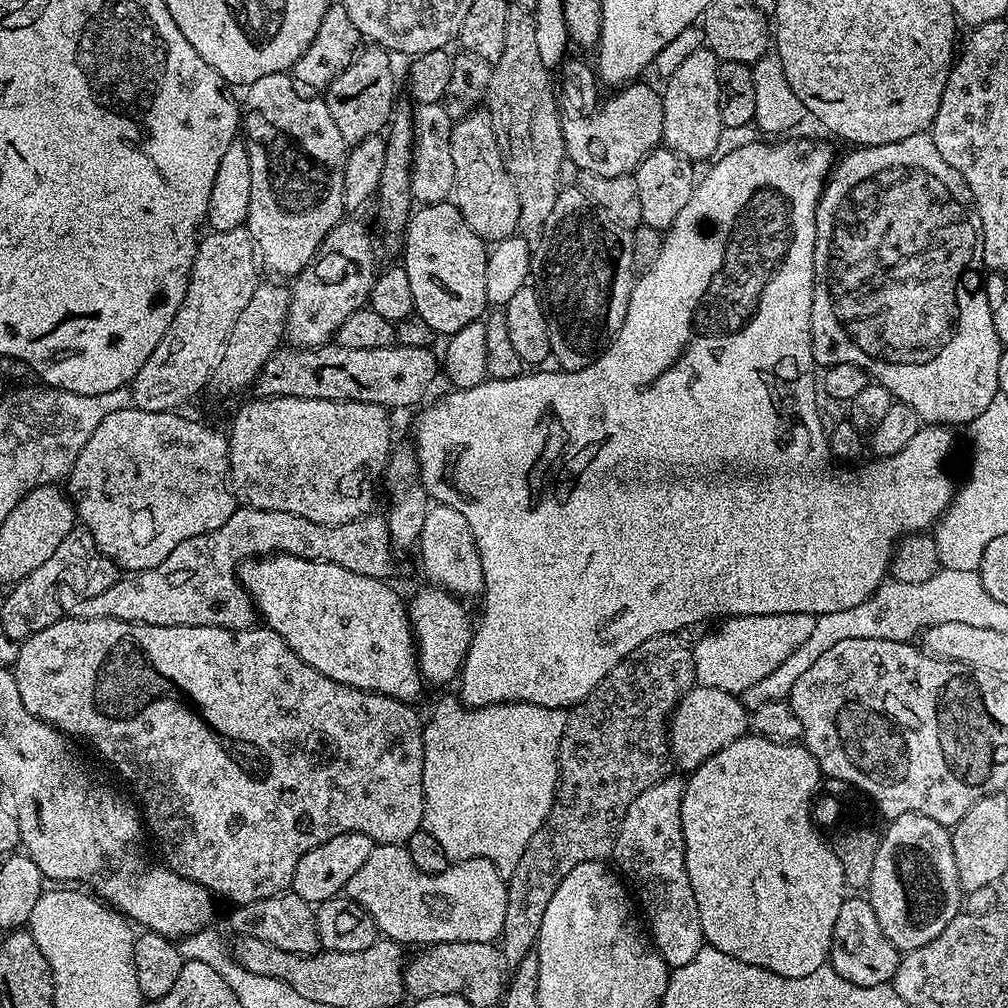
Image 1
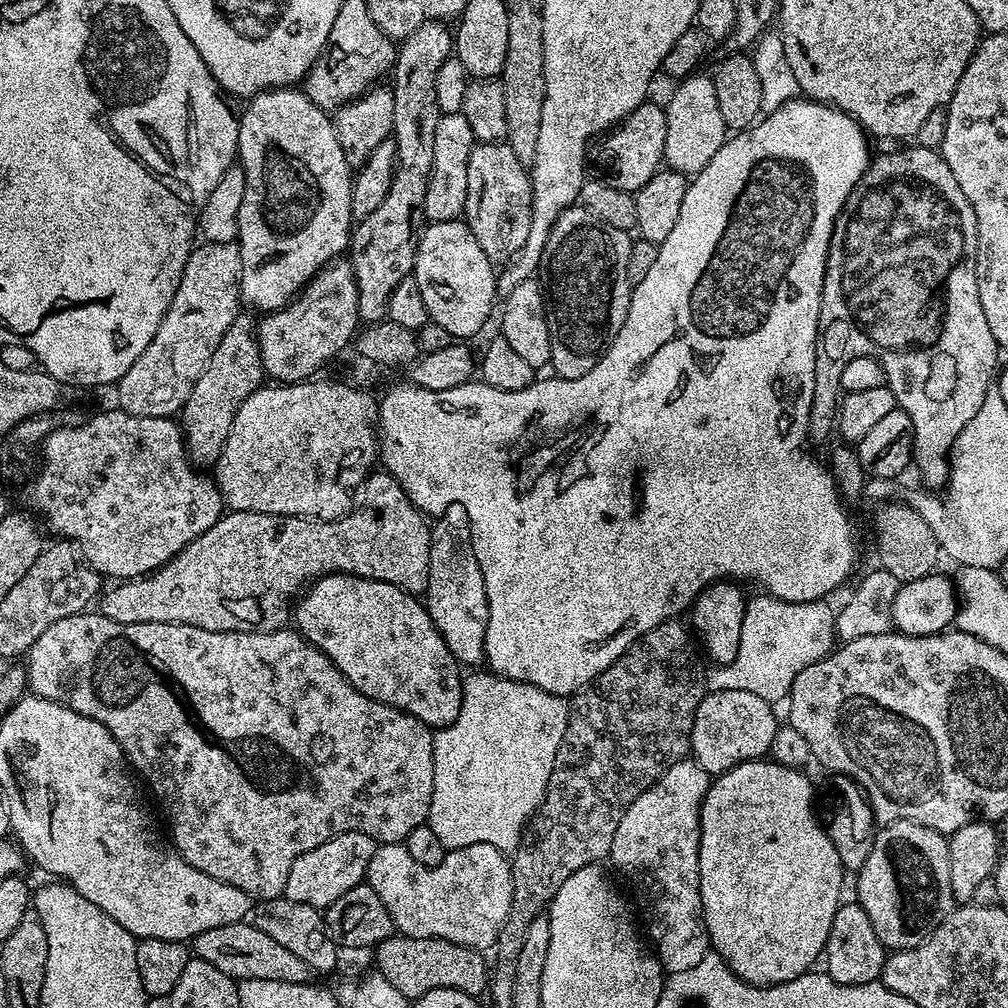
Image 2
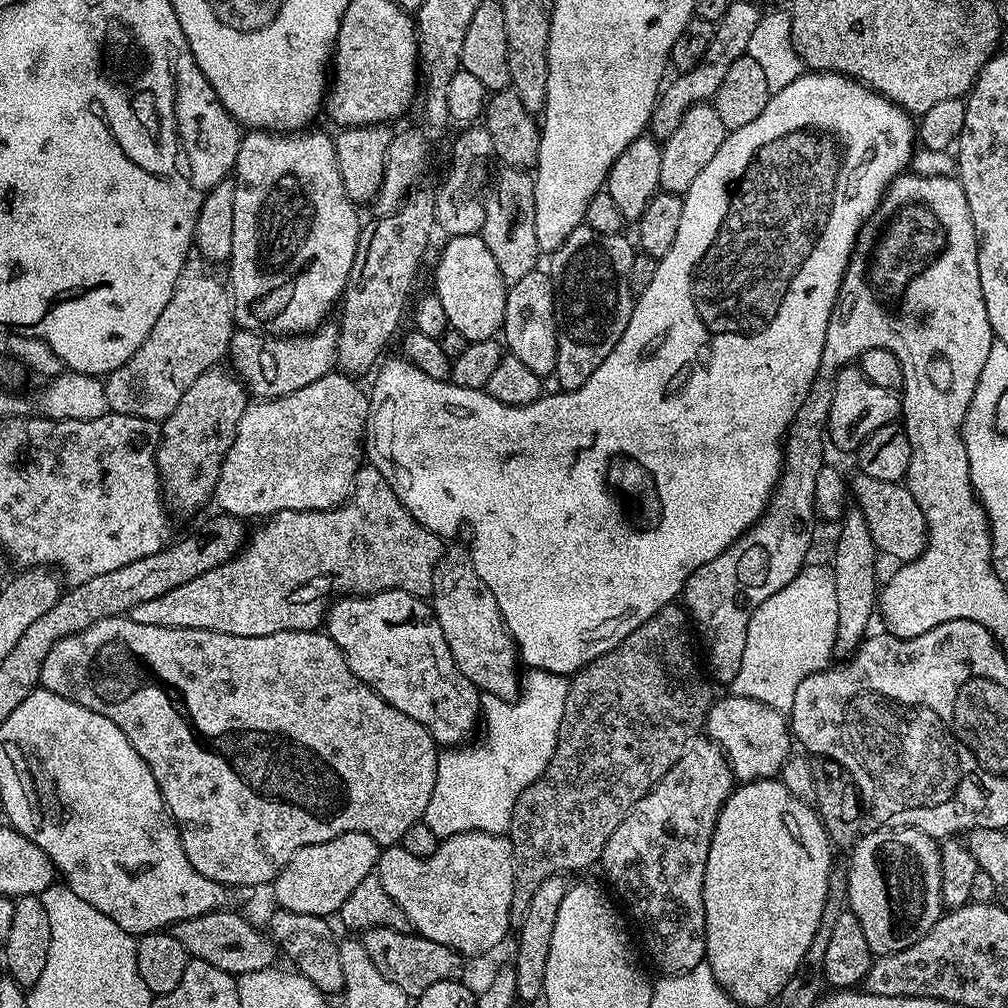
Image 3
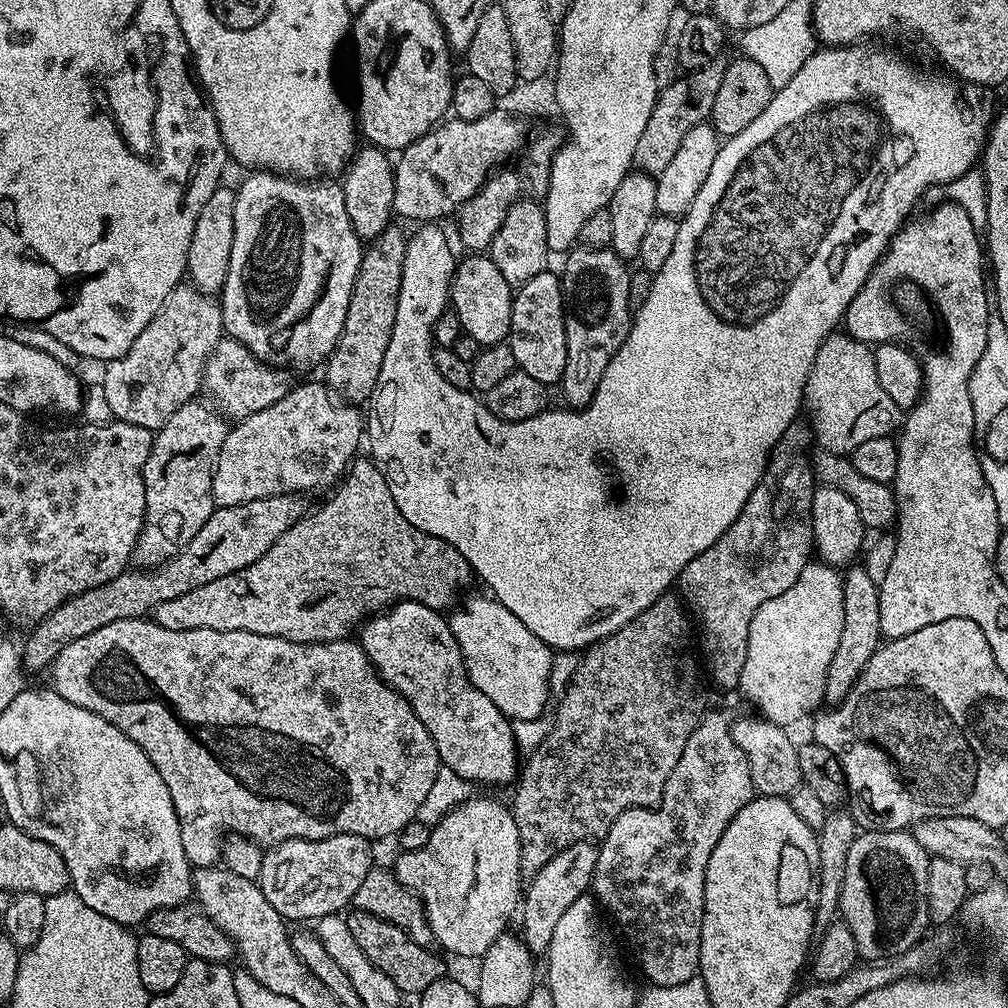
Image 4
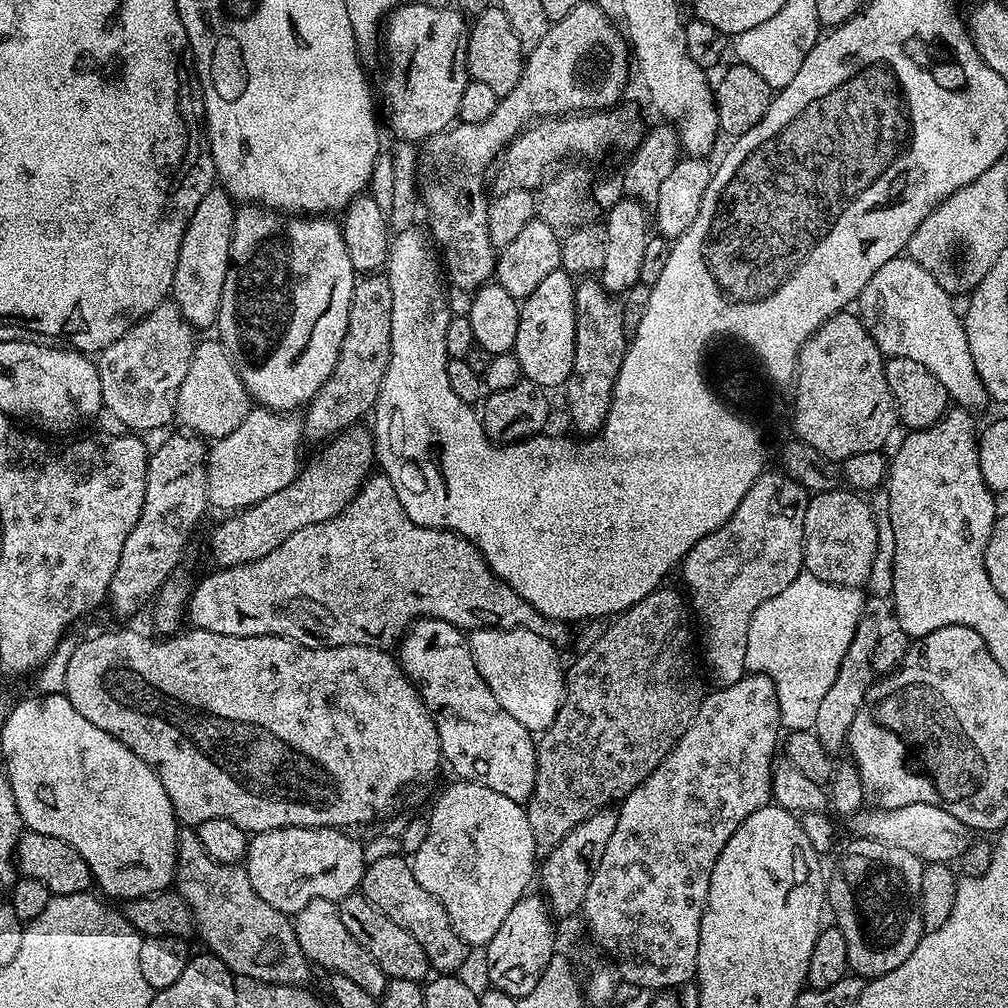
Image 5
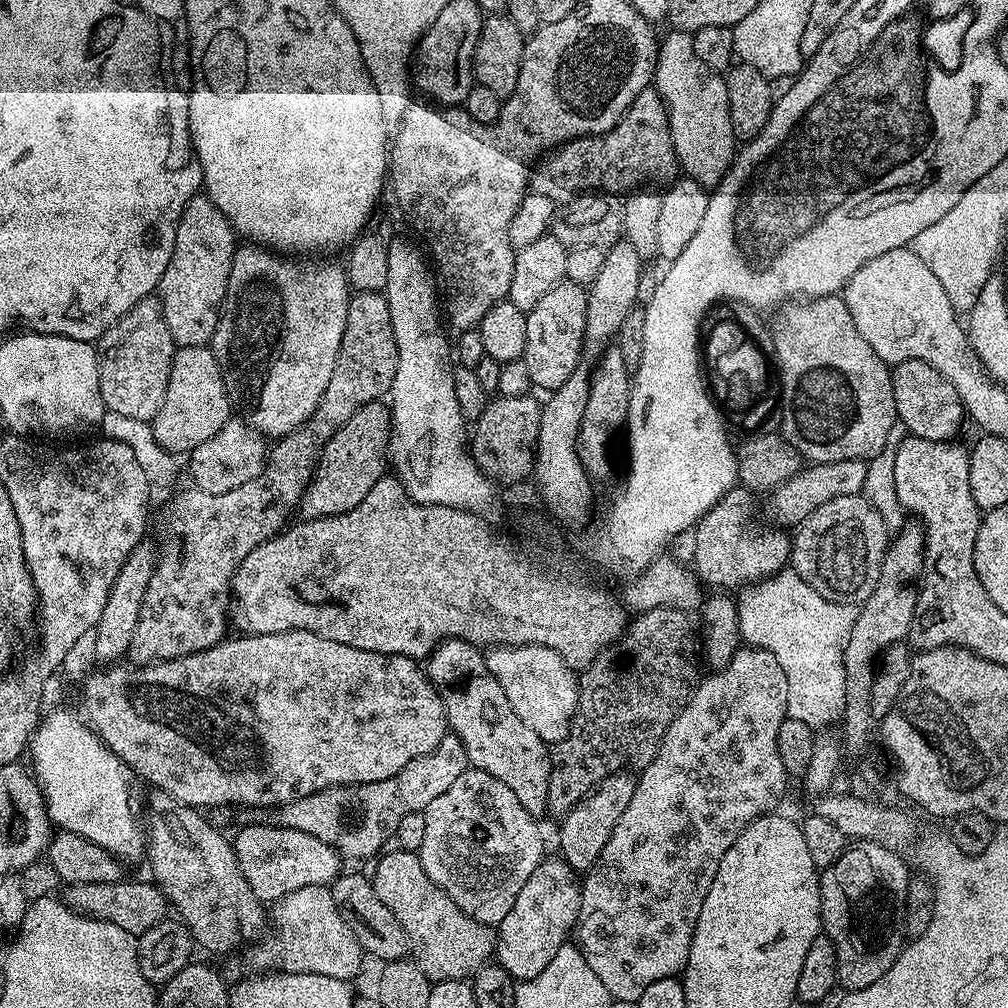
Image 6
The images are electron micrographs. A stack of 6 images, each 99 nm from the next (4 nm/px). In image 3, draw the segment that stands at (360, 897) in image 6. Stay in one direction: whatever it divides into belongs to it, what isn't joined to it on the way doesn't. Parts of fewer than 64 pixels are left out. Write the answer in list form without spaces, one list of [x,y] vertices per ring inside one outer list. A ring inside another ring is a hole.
[[[365,928],[362,932],[362,939],[366,946],[366,954],[374,961],[374,966],[398,990],[405,992],[409,998],[418,998],[434,982],[439,980],[460,980],[465,957],[456,952],[450,946],[442,946],[430,938],[412,932],[399,932],[389,928]]]

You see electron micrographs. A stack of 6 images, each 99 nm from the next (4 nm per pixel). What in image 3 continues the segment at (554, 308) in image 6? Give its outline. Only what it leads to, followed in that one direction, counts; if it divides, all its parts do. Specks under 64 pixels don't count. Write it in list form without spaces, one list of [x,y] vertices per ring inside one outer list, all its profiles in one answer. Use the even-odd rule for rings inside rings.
[[[537,270],[526,274],[526,278],[511,281],[504,311],[502,340],[511,356],[519,358],[529,370],[534,370],[534,374],[543,378],[555,373],[558,362],[558,334],[552,277],[547,271]]]

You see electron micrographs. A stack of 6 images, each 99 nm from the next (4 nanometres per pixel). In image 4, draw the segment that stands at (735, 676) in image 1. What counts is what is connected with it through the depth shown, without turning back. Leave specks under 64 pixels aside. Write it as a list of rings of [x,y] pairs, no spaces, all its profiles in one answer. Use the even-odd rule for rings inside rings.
[[[809,562],[798,580],[784,594],[763,602],[754,614],[751,643],[760,644],[760,652],[749,651],[738,688],[740,692],[744,691],[748,695],[750,703],[760,707],[758,712],[763,719],[789,726],[788,724],[795,722],[796,712],[811,713],[824,700],[826,670],[830,670],[830,658],[834,658],[838,637],[842,635],[843,585],[843,575],[835,567],[823,562]]]

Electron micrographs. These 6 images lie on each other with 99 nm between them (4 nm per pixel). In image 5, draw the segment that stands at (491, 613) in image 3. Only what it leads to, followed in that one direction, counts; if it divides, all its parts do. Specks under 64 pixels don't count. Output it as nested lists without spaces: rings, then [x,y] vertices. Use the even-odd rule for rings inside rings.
[[[482,628],[471,629],[467,633],[470,654],[474,654],[474,666],[478,666],[478,674],[490,686],[494,698],[498,698],[498,706],[510,714],[510,718],[518,718],[522,726],[526,726],[533,734],[542,734],[554,722],[558,710],[564,701],[564,682],[566,668],[560,665],[560,656],[557,645],[545,636],[534,634],[534,630],[525,628]]]

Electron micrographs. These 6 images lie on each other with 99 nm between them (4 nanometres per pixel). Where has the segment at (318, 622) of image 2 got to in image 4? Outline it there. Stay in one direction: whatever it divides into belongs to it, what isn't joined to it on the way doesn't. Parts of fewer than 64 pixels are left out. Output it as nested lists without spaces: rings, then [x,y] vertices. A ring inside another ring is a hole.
[[[401,600],[399,604],[392,605],[391,608],[367,619],[358,632],[358,643],[367,654],[368,660],[372,663],[376,673],[379,674],[384,681],[387,682],[395,692],[400,692],[406,698],[406,702],[410,702],[410,706],[414,710],[414,714],[418,714],[418,722],[422,722],[422,726],[426,726],[426,730],[434,738],[434,746],[440,755],[440,763],[443,767],[454,770],[454,774],[458,774],[463,780],[480,784],[508,784],[511,785],[518,776],[518,760],[516,764],[516,755],[518,749],[516,739],[512,733],[513,721],[502,714],[502,710],[498,710],[498,706],[494,706],[494,702],[490,702],[490,698],[486,698],[486,694],[482,694],[482,690],[478,690],[478,686],[474,686],[470,682],[470,678],[466,674],[466,666],[462,658],[462,650],[458,646],[458,642],[454,642],[454,634],[450,630],[447,619],[437,609],[430,606],[422,606],[413,600]]]

